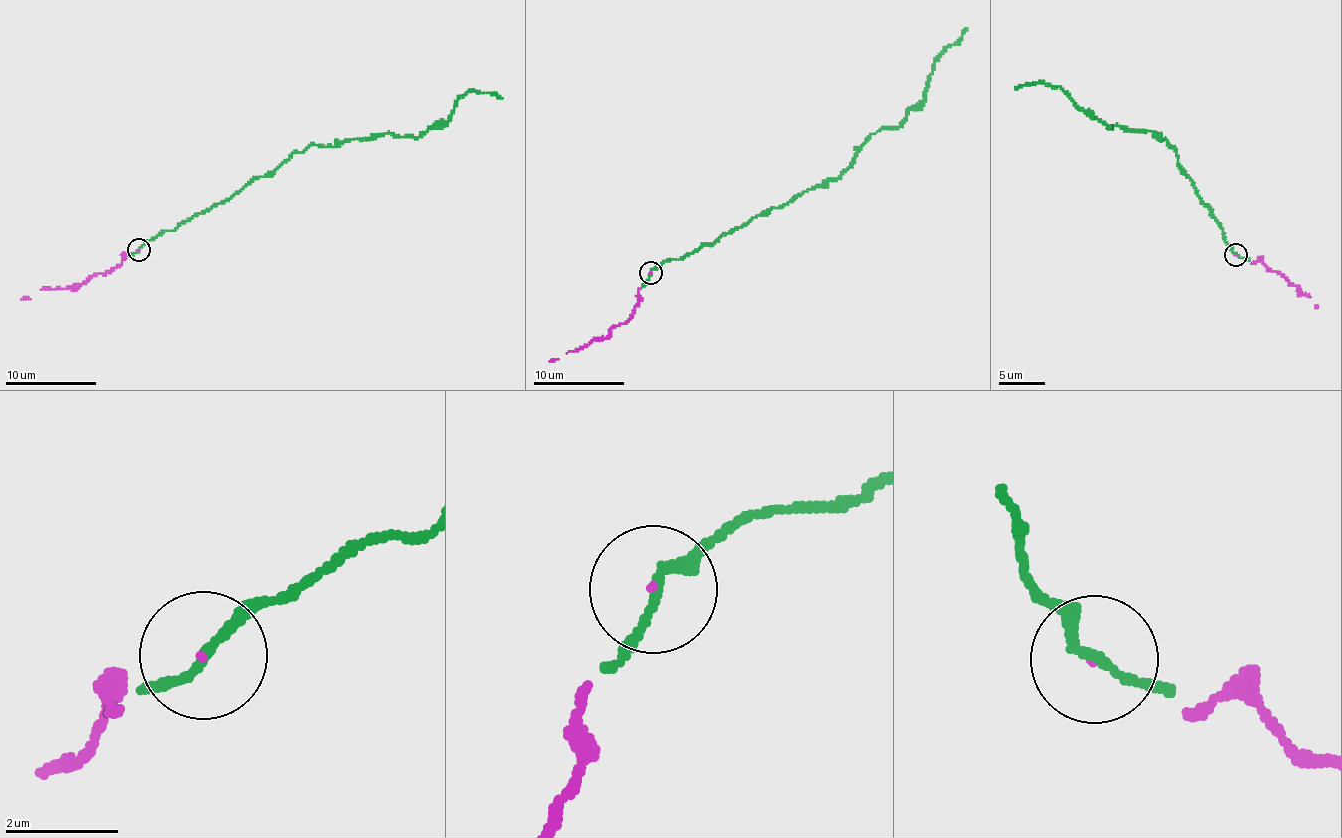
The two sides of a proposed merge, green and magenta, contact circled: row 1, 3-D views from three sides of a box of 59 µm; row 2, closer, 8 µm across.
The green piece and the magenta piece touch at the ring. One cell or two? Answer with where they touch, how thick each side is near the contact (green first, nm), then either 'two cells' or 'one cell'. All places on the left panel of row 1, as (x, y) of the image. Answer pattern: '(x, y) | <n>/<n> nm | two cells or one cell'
(138, 249) | 150/40 nm | one cell

